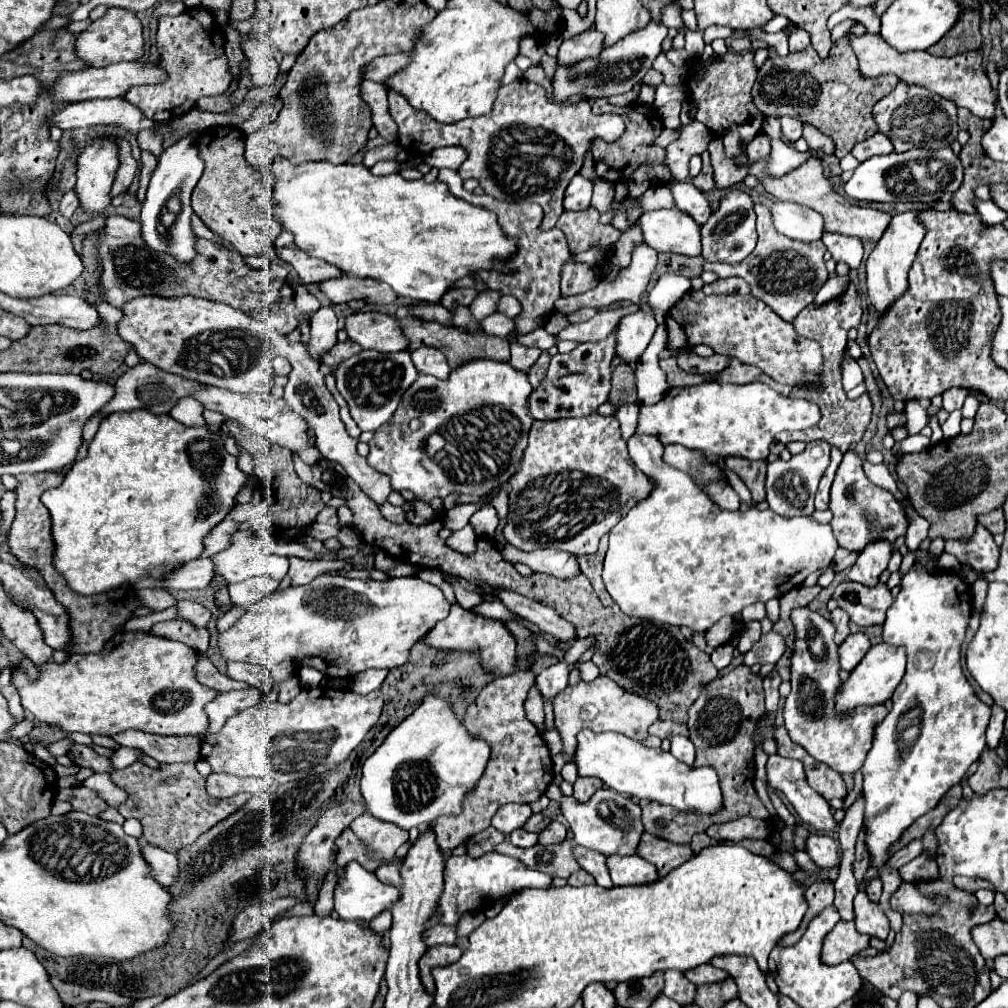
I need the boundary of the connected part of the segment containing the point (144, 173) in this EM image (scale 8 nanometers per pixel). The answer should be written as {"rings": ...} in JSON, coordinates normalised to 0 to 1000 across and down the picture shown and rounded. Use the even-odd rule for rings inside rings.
{"rings":[[[140,151],[140,179],[138,179],[138,190],[136,190],[136,196],[142,198],[144,196],[144,190],[146,190],[146,183],[148,183],[148,177],[152,173],[156,165],[156,157],[150,153],[150,151]]]}

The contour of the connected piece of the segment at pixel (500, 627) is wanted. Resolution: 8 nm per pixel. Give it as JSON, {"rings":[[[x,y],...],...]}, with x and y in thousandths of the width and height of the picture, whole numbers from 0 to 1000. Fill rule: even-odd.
{"rings":[[[417,565],[415,572],[420,576],[434,580],[440,587],[442,594],[447,598],[447,609],[438,615],[424,631],[422,637],[430,643],[438,643],[438,645],[461,645],[461,647],[469,647],[473,645],[477,649],[477,655],[481,659],[483,665],[487,665],[493,673],[495,671],[503,671],[507,667],[511,667],[511,633],[505,629],[505,625],[501,623],[499,617],[489,615],[489,613],[481,613],[475,611],[471,607],[459,605],[451,595],[449,582],[440,576],[439,568],[436,565]]]}

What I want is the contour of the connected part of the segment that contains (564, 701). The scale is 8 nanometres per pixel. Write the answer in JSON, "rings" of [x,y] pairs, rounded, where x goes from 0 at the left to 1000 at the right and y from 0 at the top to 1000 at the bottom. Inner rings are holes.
{"rings":[[[594,671],[586,679],[574,677],[572,681],[563,681],[555,690],[551,690],[549,702],[551,702],[551,720],[559,730],[561,748],[564,750],[570,746],[572,740],[570,732],[578,722],[586,722],[588,726],[614,726],[636,736],[644,730],[642,722],[650,716],[650,712],[654,712],[654,702],[646,694],[620,687],[602,671]]]}

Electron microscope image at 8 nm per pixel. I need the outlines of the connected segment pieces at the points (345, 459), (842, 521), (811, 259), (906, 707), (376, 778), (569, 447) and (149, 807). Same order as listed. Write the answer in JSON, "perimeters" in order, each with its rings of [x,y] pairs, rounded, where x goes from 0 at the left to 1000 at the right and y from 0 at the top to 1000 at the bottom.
{"perimeters":[[[[285,339],[281,353],[291,363],[291,367],[287,371],[287,379],[283,383],[283,393],[281,393],[283,399],[287,401],[287,405],[291,409],[295,409],[297,413],[301,413],[307,419],[309,427],[313,429],[314,444],[318,446],[318,450],[324,452],[324,456],[328,456],[328,458],[336,458],[342,464],[342,468],[354,478],[354,482],[366,494],[370,494],[374,500],[380,500],[384,496],[386,488],[388,488],[388,478],[386,478],[386,474],[382,470],[378,470],[372,464],[368,464],[364,460],[364,454],[360,454],[360,452],[354,450],[354,444],[352,444],[354,442],[354,437],[344,431],[340,419],[336,415],[336,403],[332,401],[328,389],[322,383],[322,373],[316,369],[316,363],[318,361],[313,359],[307,353],[307,349],[305,349],[305,345],[301,341],[293,341],[293,339]]],[[[846,446],[838,448],[836,458],[824,482],[824,500],[822,500],[826,508],[824,522],[832,536],[832,542],[840,546],[850,546],[850,548],[854,548],[862,538],[868,538],[868,536],[886,538],[892,532],[898,532],[900,528],[896,500],[890,498],[890,494],[882,486],[862,478],[860,472],[856,470],[854,460],[856,460],[854,454]]],[[[749,202],[749,212],[751,212],[751,244],[741,254],[741,258],[733,262],[703,262],[699,260],[699,268],[707,268],[713,272],[713,276],[723,276],[723,274],[733,274],[741,278],[745,284],[745,294],[757,298],[761,304],[765,304],[777,317],[787,319],[789,313],[803,304],[809,298],[809,292],[813,286],[820,280],[822,270],[818,266],[818,242],[813,238],[809,242],[797,242],[795,238],[785,238],[781,234],[775,234],[769,230],[767,220],[765,220],[765,210],[759,202]]],[[[906,562],[894,575],[894,587],[886,601],[880,605],[880,615],[876,619],[876,637],[900,643],[900,667],[886,688],[886,702],[880,712],[868,722],[868,736],[860,754],[854,762],[856,766],[856,792],[858,792],[858,819],[864,827],[858,827],[858,837],[864,847],[864,859],[872,863],[876,875],[876,889],[872,893],[874,903],[882,909],[884,921],[892,925],[894,907],[880,901],[884,885],[896,875],[890,861],[878,861],[884,851],[884,839],[892,835],[896,825],[916,808],[926,804],[932,794],[953,774],[957,774],[961,760],[977,744],[977,724],[983,712],[983,702],[975,698],[959,677],[953,663],[953,639],[957,635],[957,625],[963,609],[963,583],[943,567],[922,569],[912,562]]],[[[426,688],[420,692],[416,702],[412,702],[406,712],[402,712],[394,722],[390,722],[382,736],[362,754],[358,788],[366,802],[366,808],[376,813],[394,817],[400,823],[408,823],[416,817],[428,817],[436,810],[455,810],[459,806],[461,790],[471,784],[485,752],[485,738],[473,730],[467,730],[463,722],[459,722],[459,716],[449,706],[449,698],[445,694]]],[[[596,411],[531,419],[525,429],[525,442],[521,446],[519,460],[505,480],[505,512],[499,524],[501,536],[523,548],[535,544],[555,544],[570,552],[588,550],[594,544],[596,532],[606,528],[606,524],[648,486],[644,474],[630,464],[622,448],[622,440],[614,427],[614,417]]],[[[134,756],[122,764],[114,764],[110,768],[110,774],[128,788],[128,794],[118,802],[118,808],[122,812],[136,812],[142,817],[142,831],[166,845],[188,839],[215,815],[235,806],[239,798],[249,792],[249,788],[237,788],[225,794],[211,796],[211,792],[207,792],[203,786],[203,770],[193,764],[191,756],[162,758],[158,764],[152,764],[142,756]]]]}

